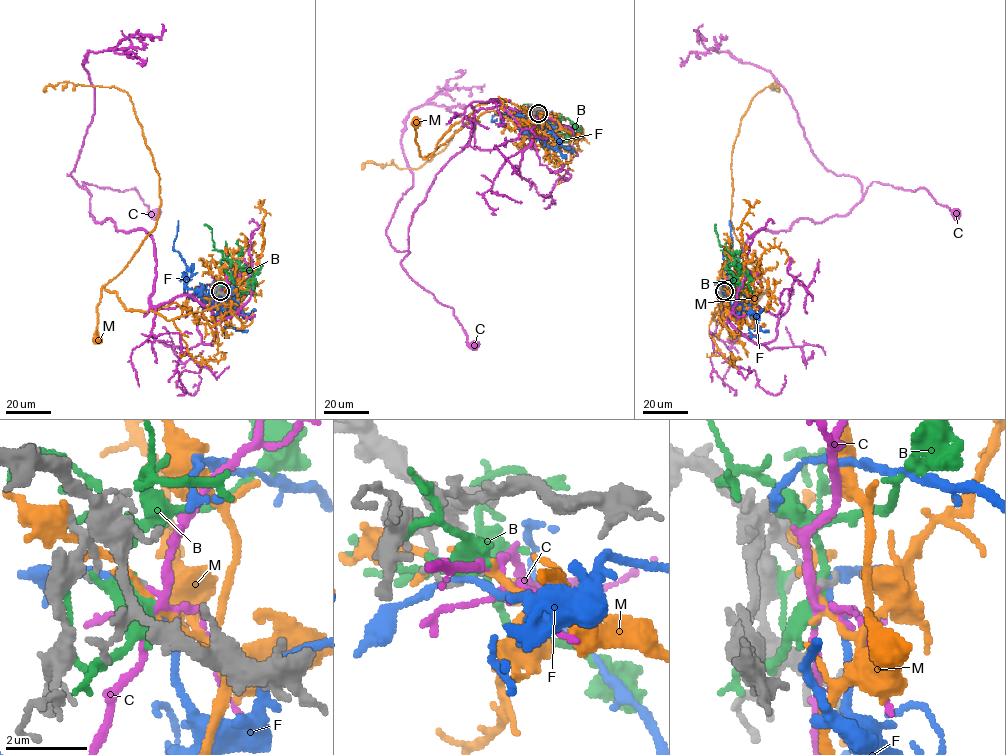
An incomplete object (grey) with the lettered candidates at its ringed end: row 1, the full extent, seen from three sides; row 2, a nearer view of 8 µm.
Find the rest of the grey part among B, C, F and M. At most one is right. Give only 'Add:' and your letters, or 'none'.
Add: none

